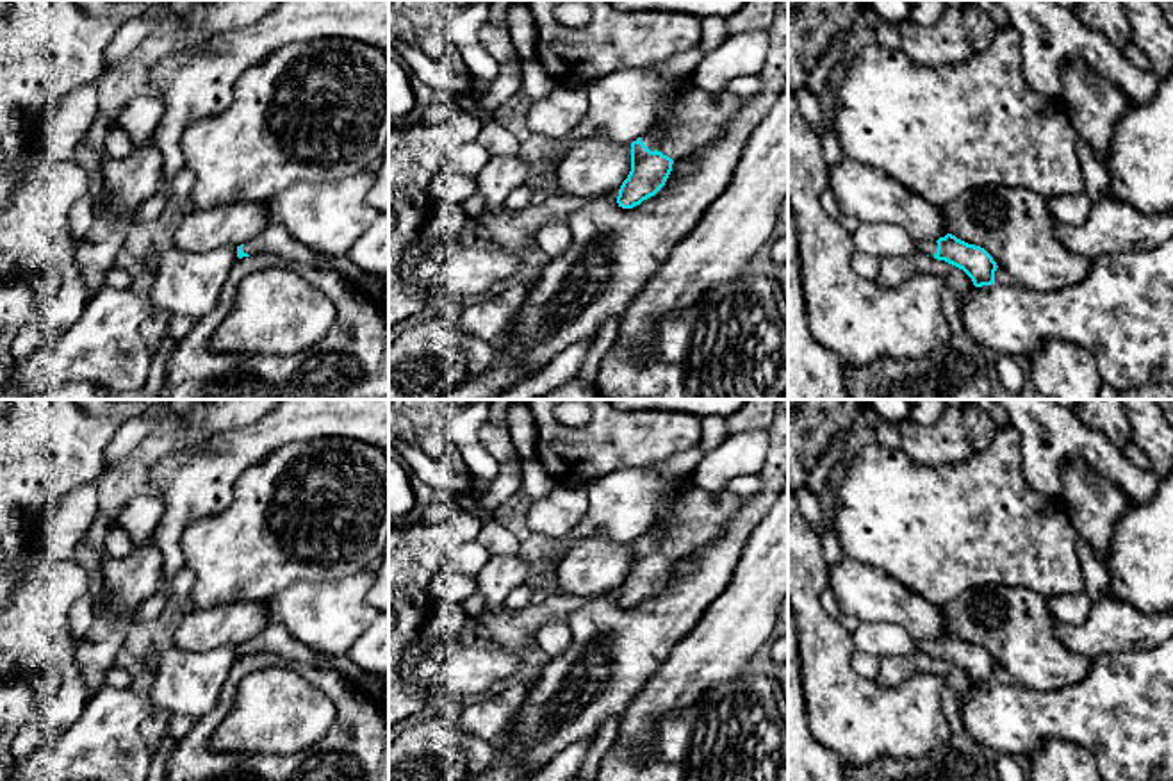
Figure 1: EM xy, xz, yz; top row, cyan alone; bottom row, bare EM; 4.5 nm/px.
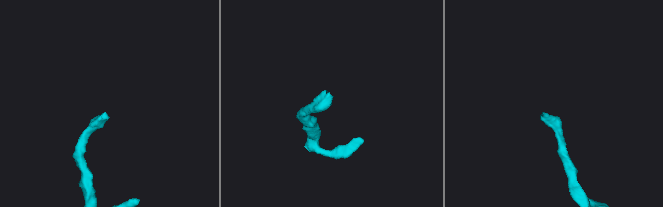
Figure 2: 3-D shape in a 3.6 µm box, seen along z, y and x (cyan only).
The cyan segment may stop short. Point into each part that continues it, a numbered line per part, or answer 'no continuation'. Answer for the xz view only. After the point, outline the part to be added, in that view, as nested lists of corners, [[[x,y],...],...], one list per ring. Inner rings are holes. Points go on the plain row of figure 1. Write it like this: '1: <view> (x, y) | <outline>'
1: xz (699, 516) | [[[693,485],[670,508],[669,517],[651,526],[642,542],[672,560],[685,560],[722,535],[733,514],[747,501],[729,489],[710,492]]]

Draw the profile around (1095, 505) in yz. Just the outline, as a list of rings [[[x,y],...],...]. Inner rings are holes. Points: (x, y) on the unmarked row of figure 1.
[[[1084,460],[1066,462],[1062,467],[1062,501],[1073,526],[1102,562],[1116,522],[1128,508],[1128,497],[1112,481],[1096,474]]]

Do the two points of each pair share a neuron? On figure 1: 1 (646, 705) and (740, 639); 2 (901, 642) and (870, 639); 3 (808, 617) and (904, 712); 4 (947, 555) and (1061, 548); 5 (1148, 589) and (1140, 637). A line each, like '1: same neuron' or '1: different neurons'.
1: same neuron
2: same neuron
3: same neuron
4: same neuron
5: different neurons

